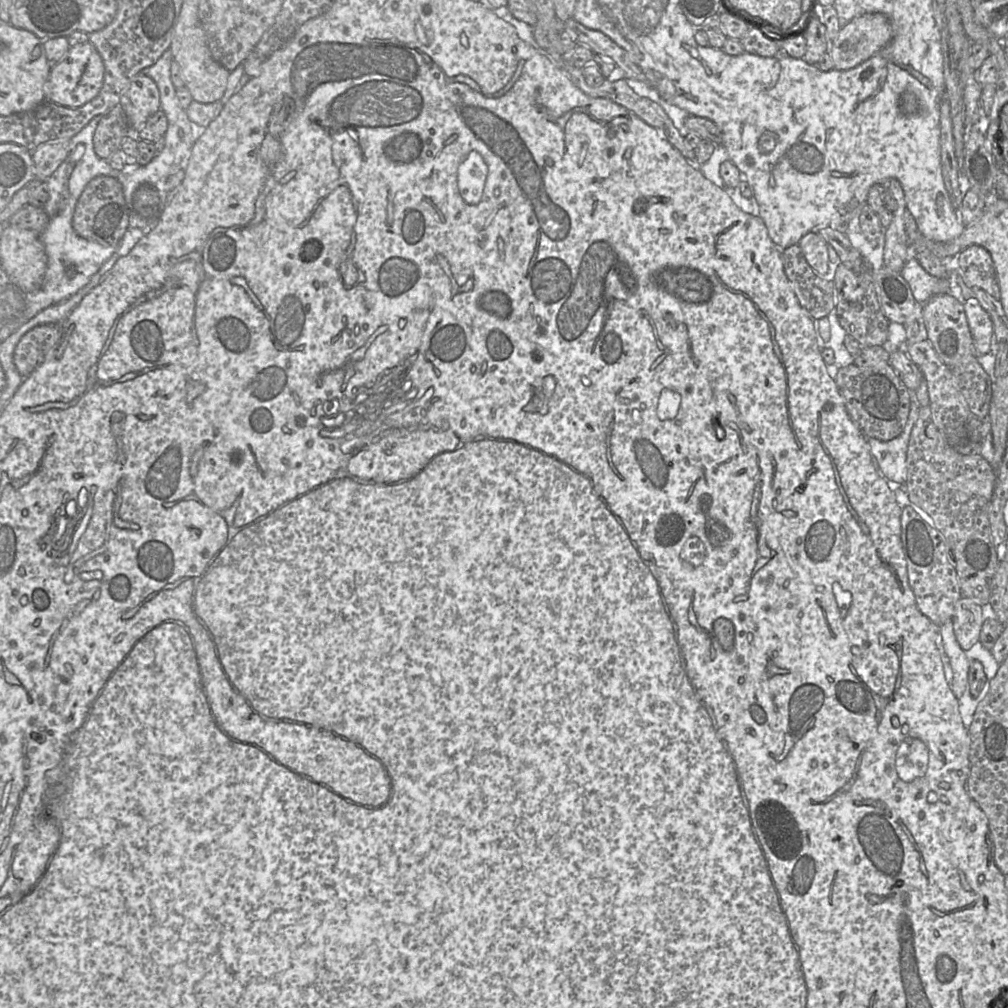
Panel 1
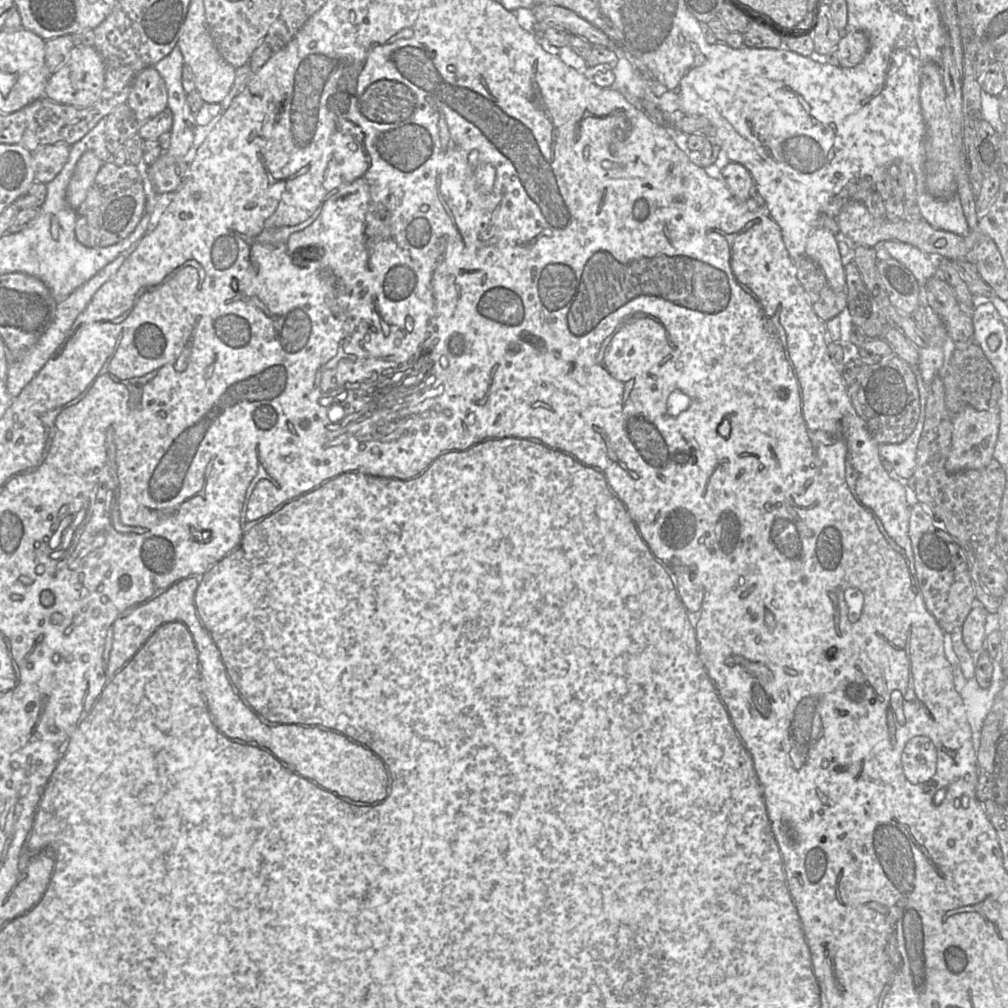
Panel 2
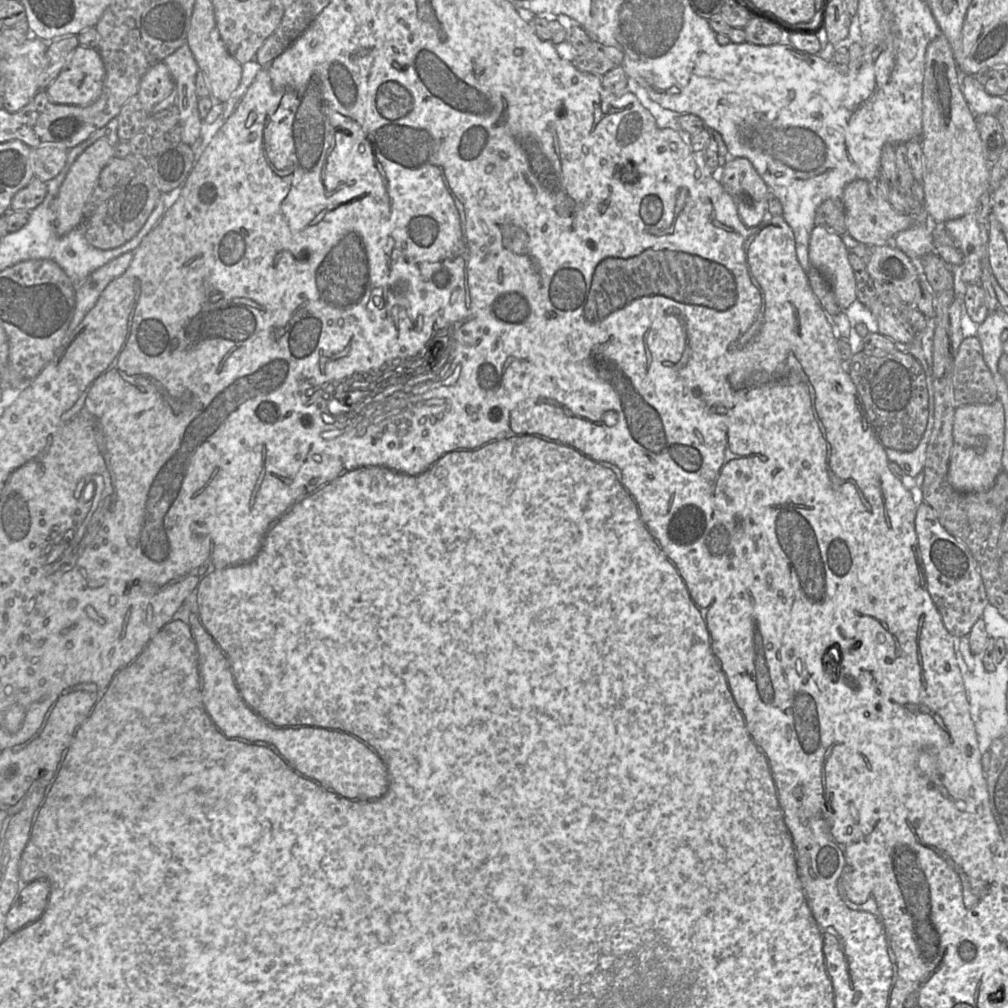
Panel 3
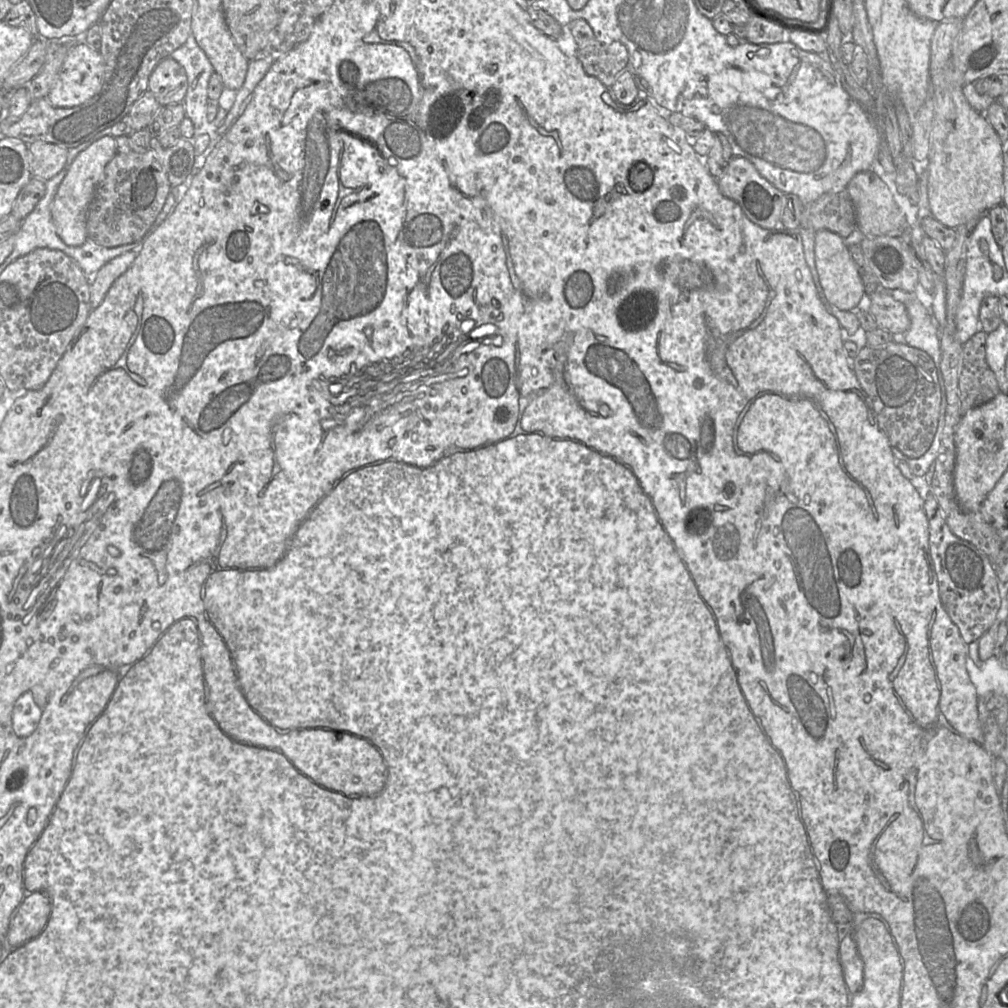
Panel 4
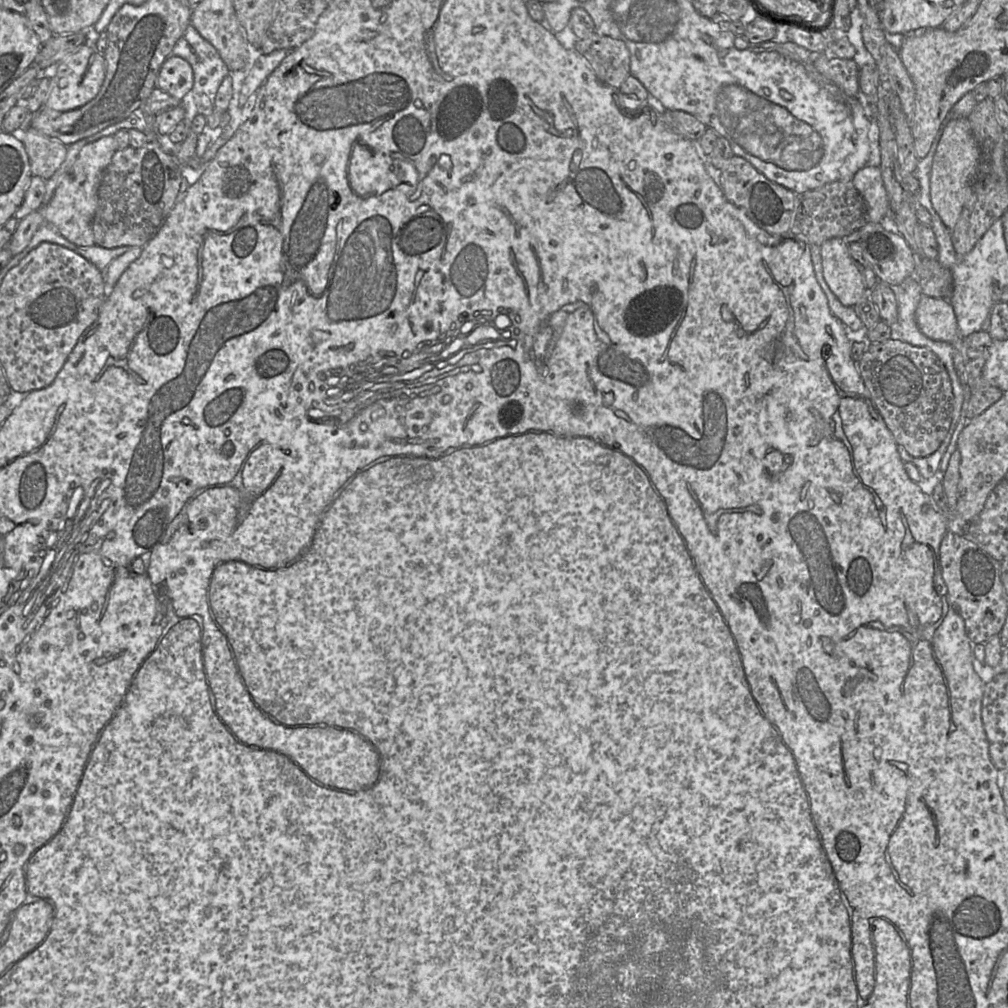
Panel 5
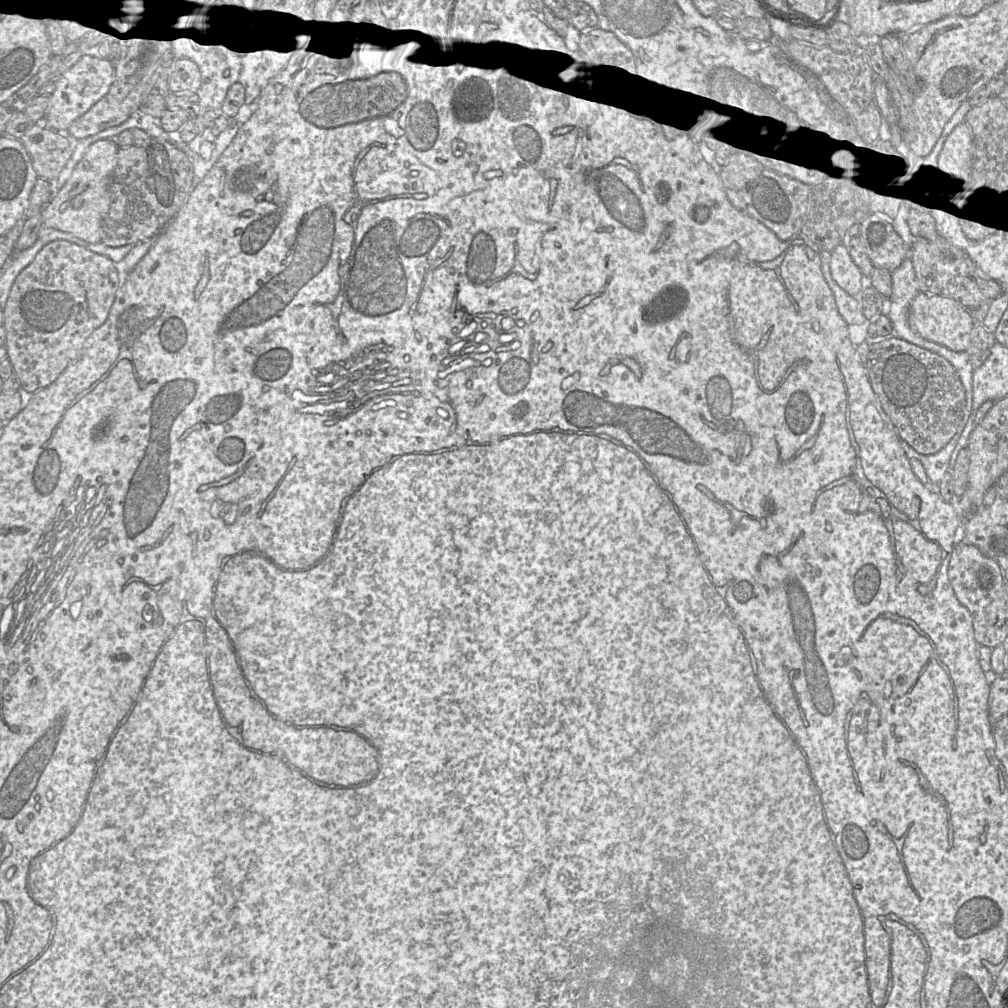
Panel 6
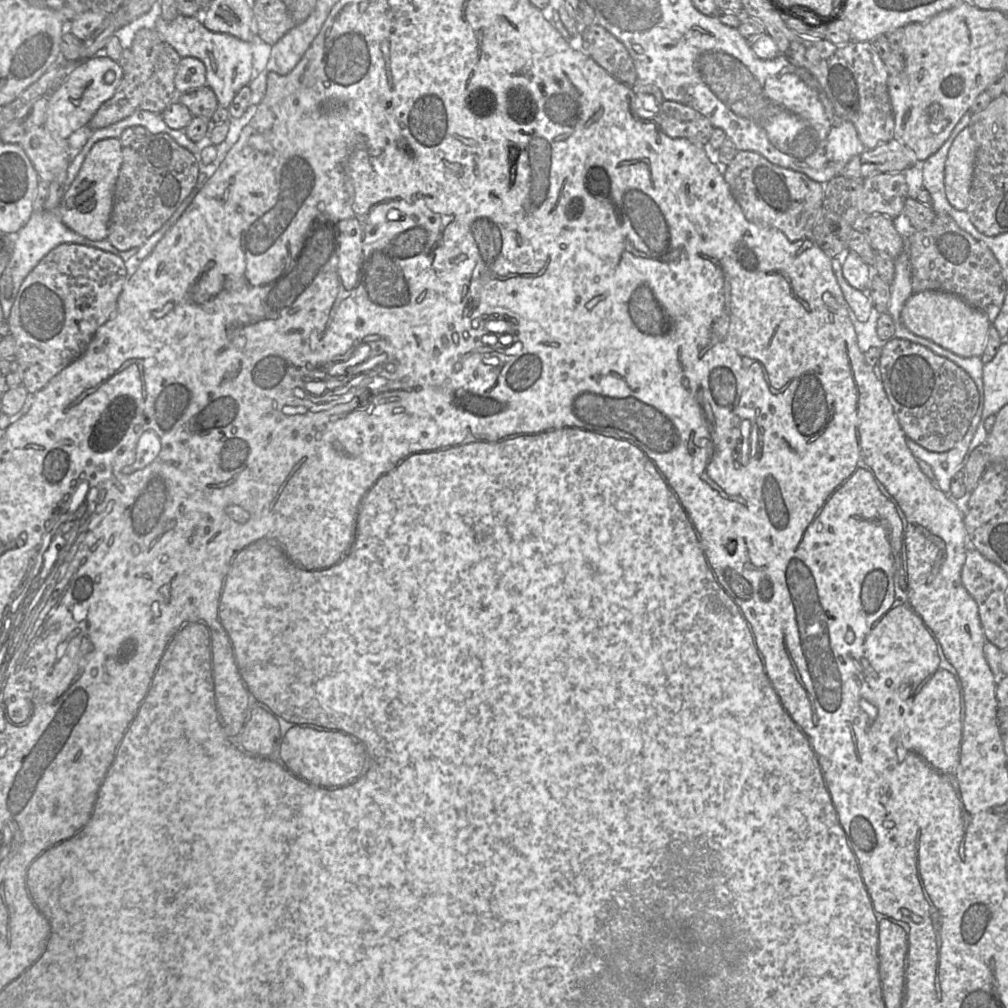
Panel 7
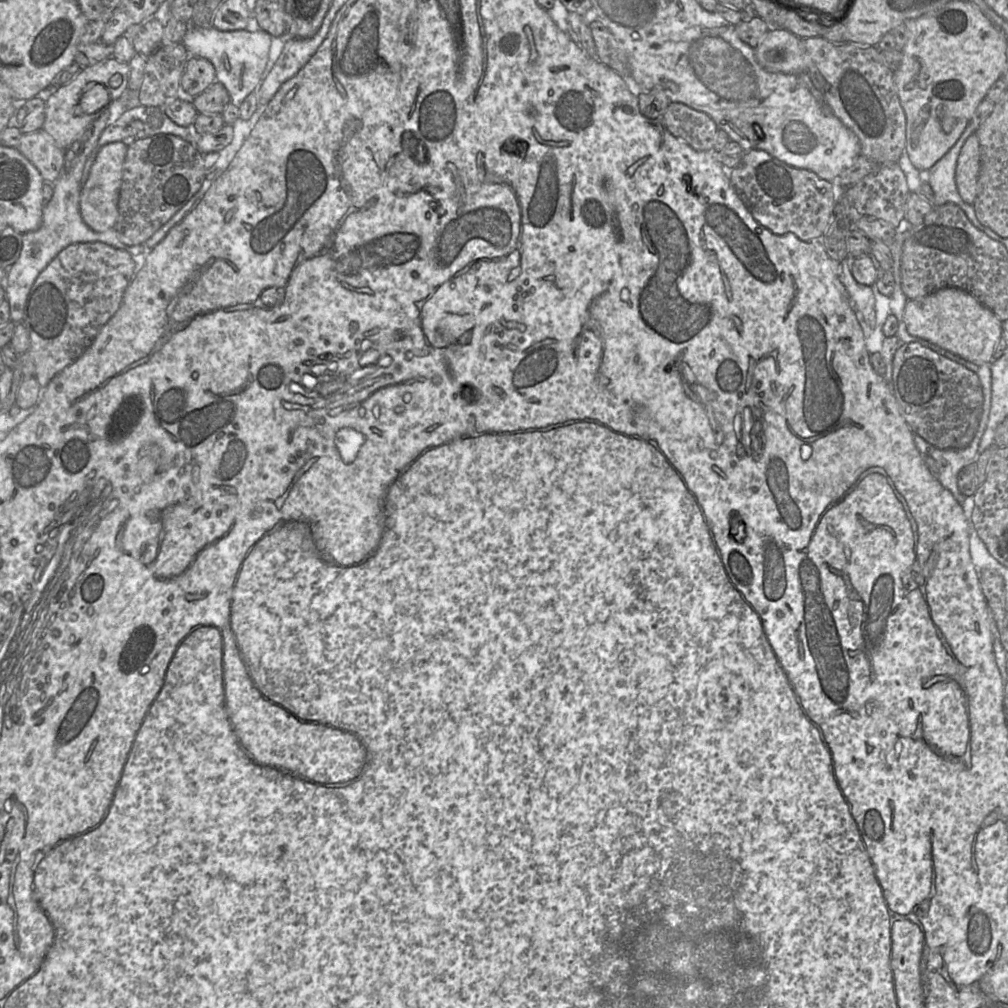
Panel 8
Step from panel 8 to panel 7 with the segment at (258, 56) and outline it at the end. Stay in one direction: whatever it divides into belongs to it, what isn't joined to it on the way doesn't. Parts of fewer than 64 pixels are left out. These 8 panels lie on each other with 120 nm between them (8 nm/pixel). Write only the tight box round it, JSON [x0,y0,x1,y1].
[155,14,252,108]

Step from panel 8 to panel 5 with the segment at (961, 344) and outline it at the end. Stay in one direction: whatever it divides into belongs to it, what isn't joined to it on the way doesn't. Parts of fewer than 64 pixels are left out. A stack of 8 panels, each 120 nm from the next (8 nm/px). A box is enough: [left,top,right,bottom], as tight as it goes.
[916,295,961,344]

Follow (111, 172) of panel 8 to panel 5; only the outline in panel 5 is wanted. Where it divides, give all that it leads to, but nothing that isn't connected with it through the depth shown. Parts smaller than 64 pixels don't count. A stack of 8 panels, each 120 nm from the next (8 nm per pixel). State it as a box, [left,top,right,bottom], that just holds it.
[7,135,118,256]

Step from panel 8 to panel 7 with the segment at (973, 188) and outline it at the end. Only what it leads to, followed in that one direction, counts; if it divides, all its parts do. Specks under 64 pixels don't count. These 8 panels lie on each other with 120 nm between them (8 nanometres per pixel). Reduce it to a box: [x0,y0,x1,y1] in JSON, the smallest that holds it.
[944,127,976,210]

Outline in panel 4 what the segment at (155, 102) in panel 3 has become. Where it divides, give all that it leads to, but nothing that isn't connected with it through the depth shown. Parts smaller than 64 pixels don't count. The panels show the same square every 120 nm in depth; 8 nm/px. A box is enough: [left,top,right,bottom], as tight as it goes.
[148,56,187,107]

